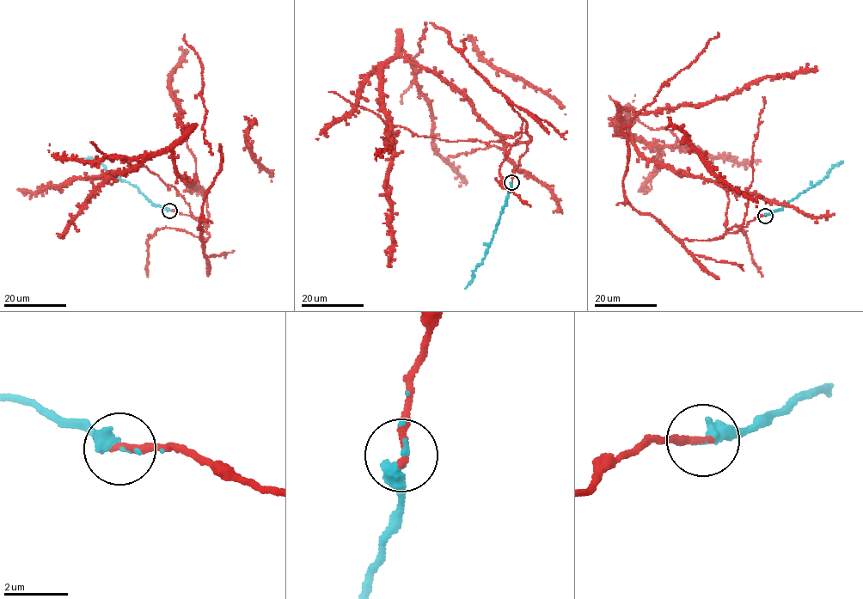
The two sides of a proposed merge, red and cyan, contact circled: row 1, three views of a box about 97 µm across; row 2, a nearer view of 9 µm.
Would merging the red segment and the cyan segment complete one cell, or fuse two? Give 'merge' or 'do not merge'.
merge

